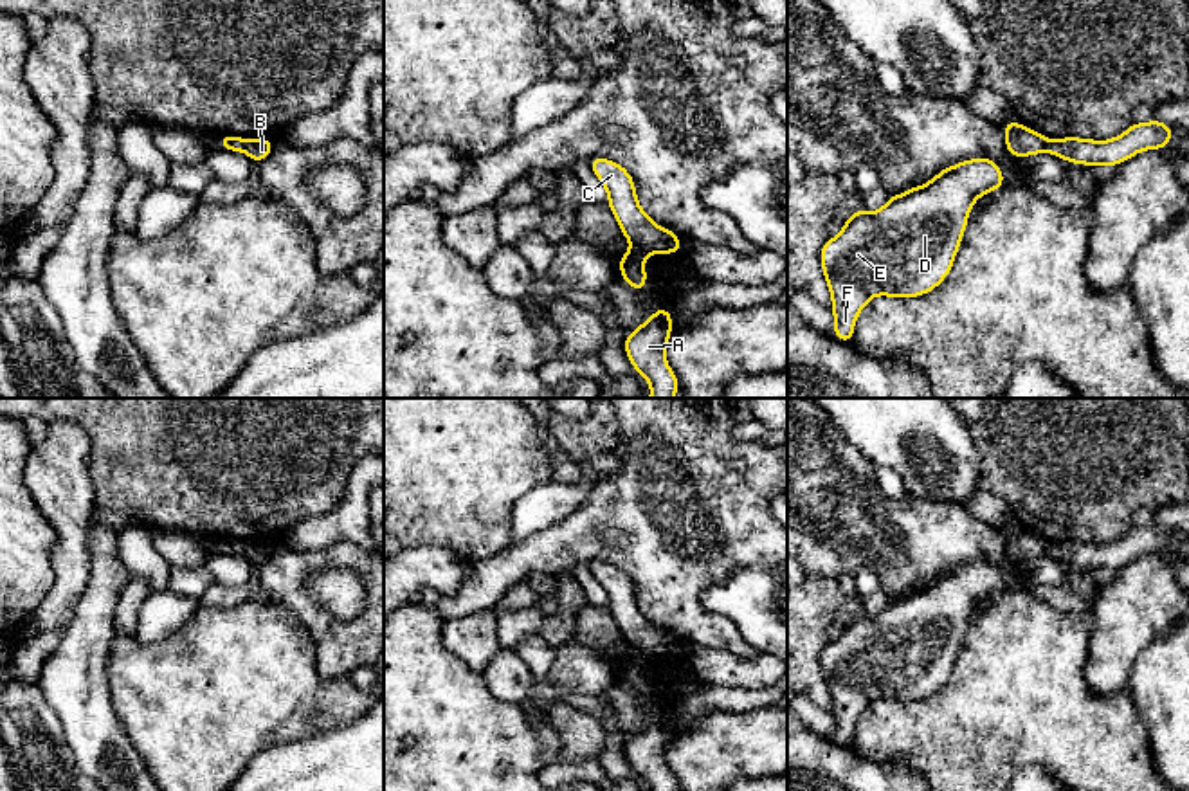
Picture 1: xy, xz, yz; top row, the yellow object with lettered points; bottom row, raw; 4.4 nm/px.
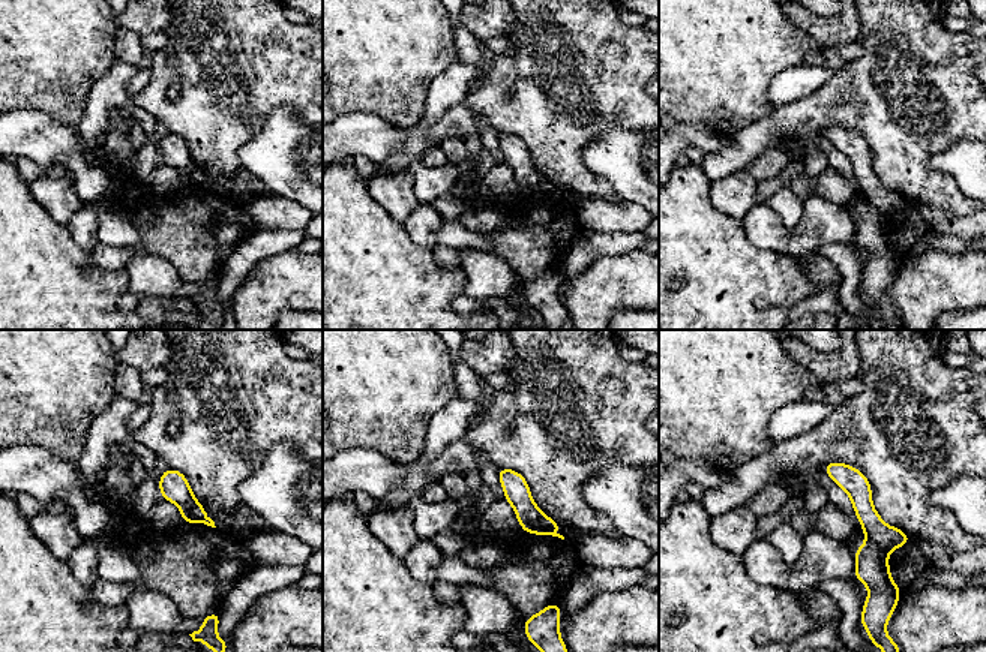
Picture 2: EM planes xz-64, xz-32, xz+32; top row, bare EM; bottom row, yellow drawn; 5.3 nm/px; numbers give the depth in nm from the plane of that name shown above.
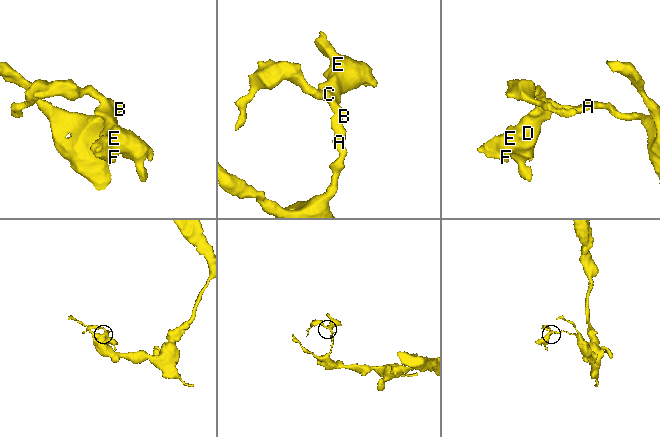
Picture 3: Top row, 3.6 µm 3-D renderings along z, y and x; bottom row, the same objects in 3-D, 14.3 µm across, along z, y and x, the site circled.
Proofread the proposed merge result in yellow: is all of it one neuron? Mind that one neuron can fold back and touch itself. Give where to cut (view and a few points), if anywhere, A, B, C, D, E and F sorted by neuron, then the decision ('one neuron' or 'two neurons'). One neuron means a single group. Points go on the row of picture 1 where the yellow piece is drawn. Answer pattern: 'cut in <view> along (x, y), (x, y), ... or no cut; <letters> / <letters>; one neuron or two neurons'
cut in xz along (633, 244), (645, 253); A / B C D E F; two neurons

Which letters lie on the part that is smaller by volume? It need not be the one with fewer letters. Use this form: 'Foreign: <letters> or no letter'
Foreign: B, C, D, E, F

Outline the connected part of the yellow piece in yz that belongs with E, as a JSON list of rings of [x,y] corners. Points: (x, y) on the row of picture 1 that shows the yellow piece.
[[[969,159],[939,171],[924,186],[894,195],[874,214],[854,209],[836,238],[825,240],[820,261],[836,317],[832,337],[854,341],[856,319],[876,295],[921,297],[951,272],[975,202],[1005,186],[1002,168],[987,159]]]

